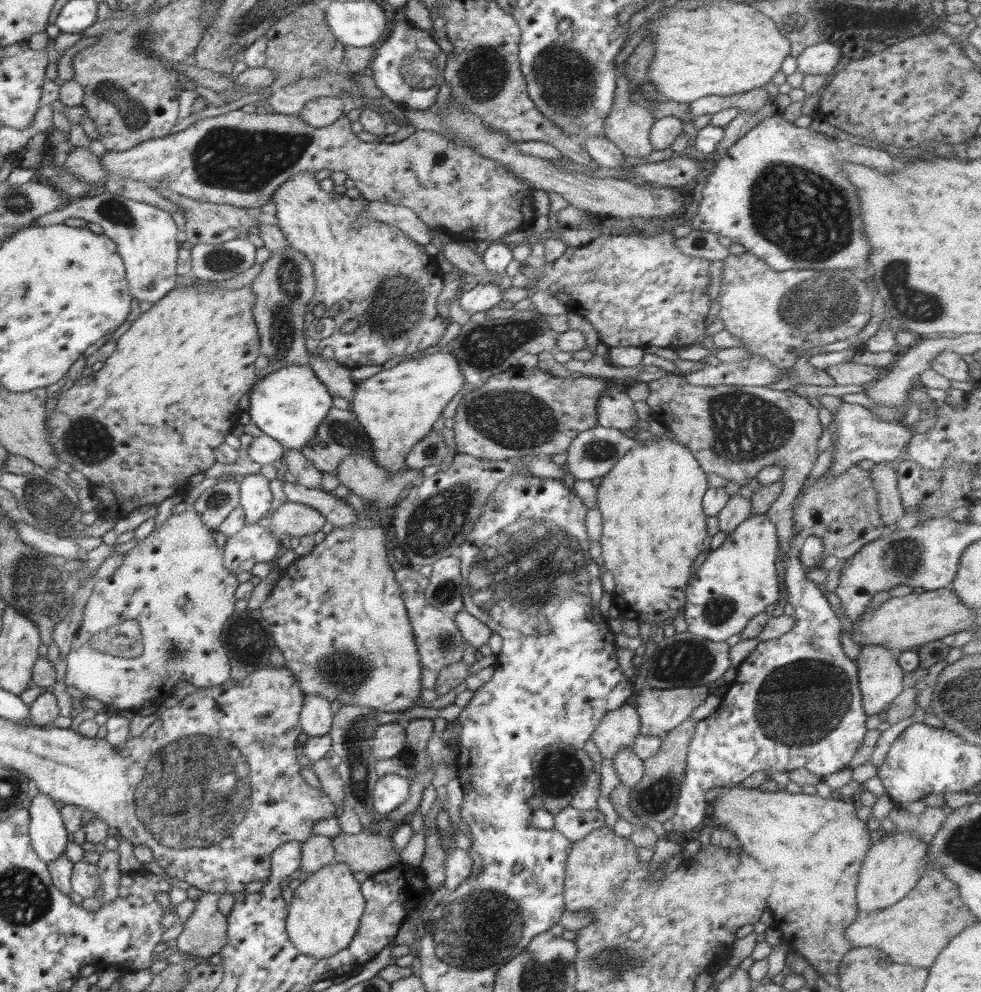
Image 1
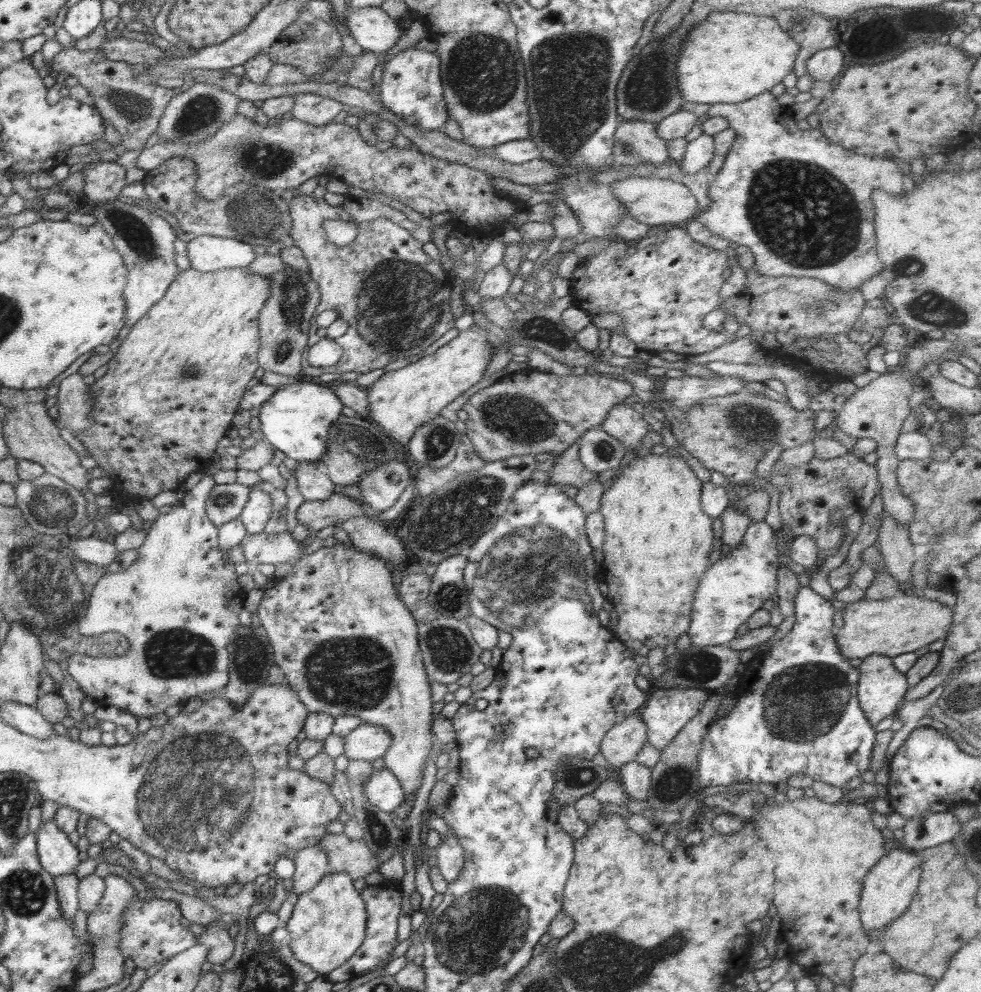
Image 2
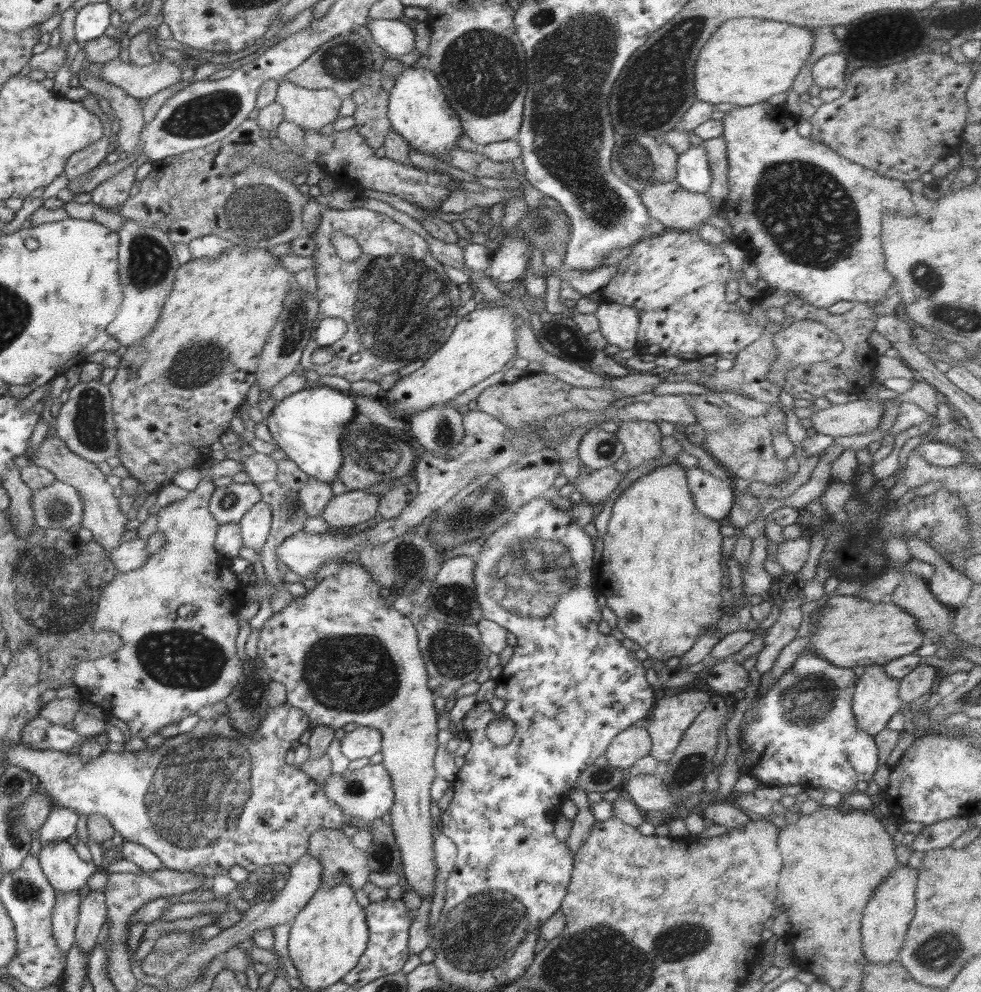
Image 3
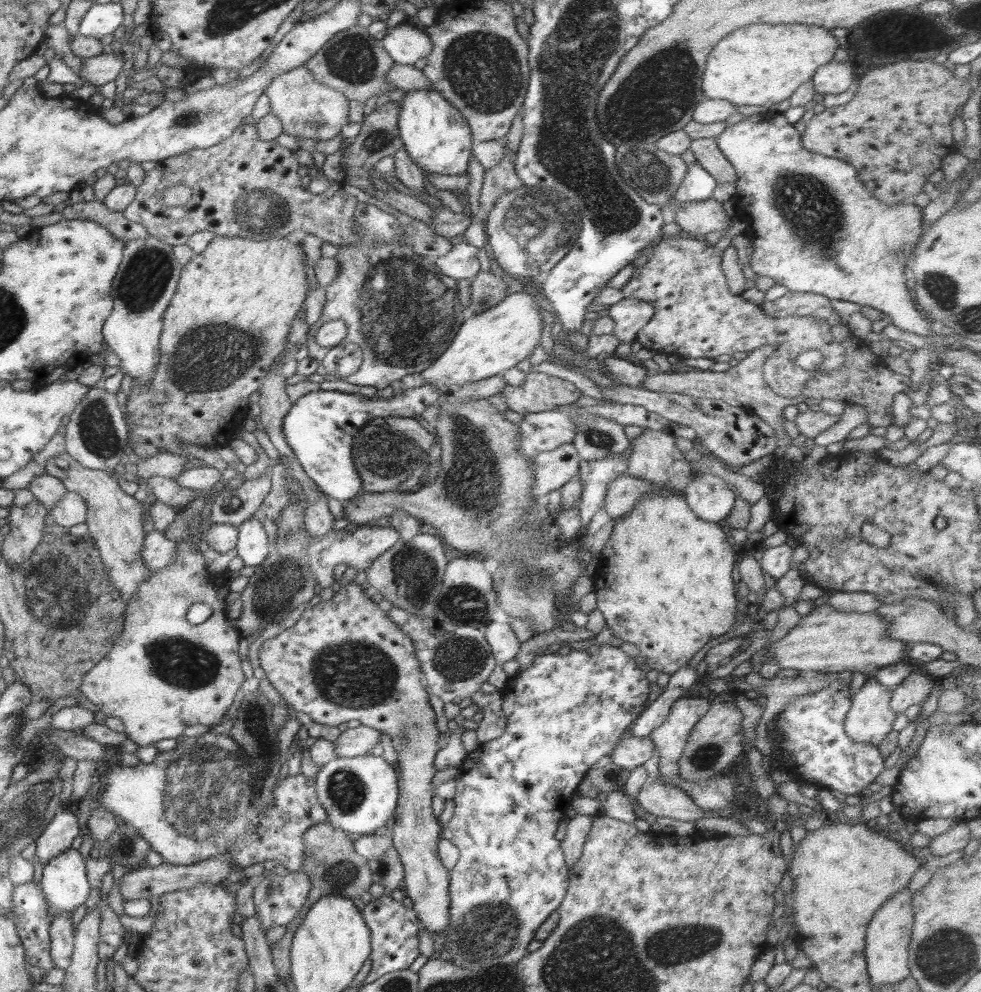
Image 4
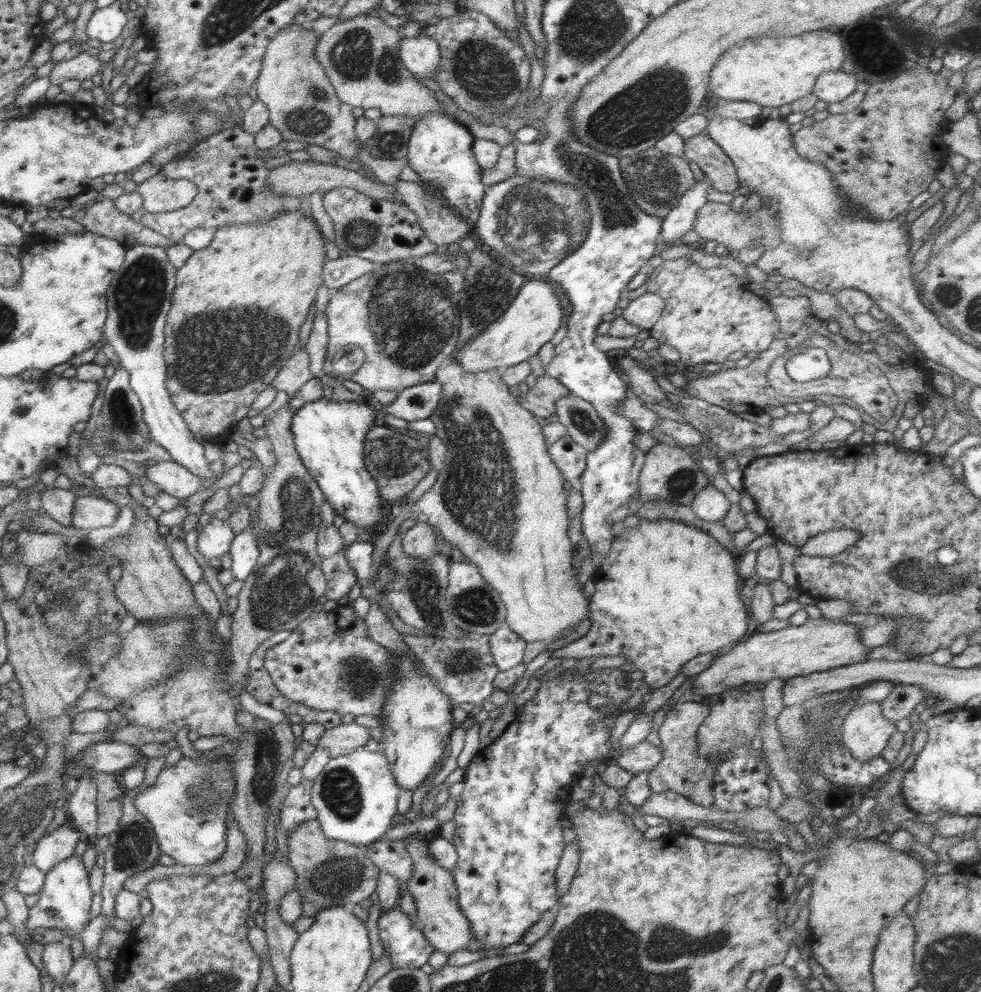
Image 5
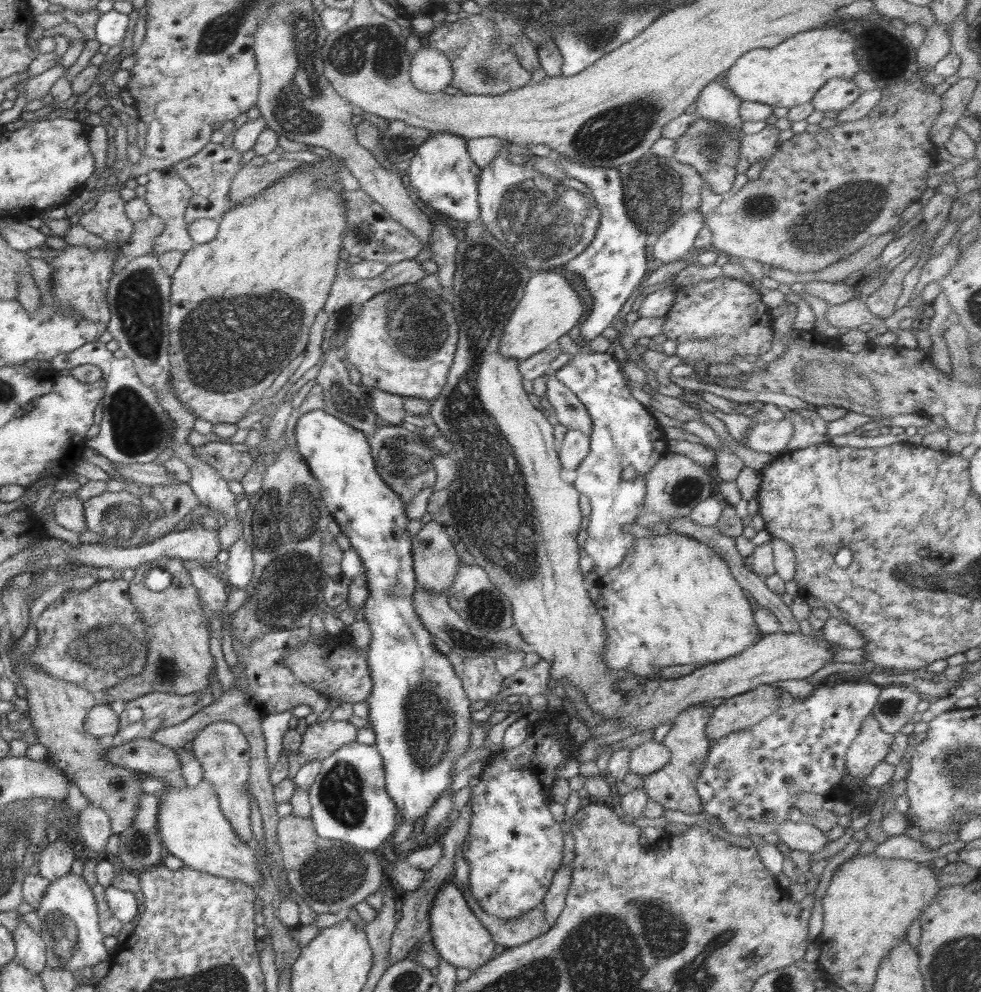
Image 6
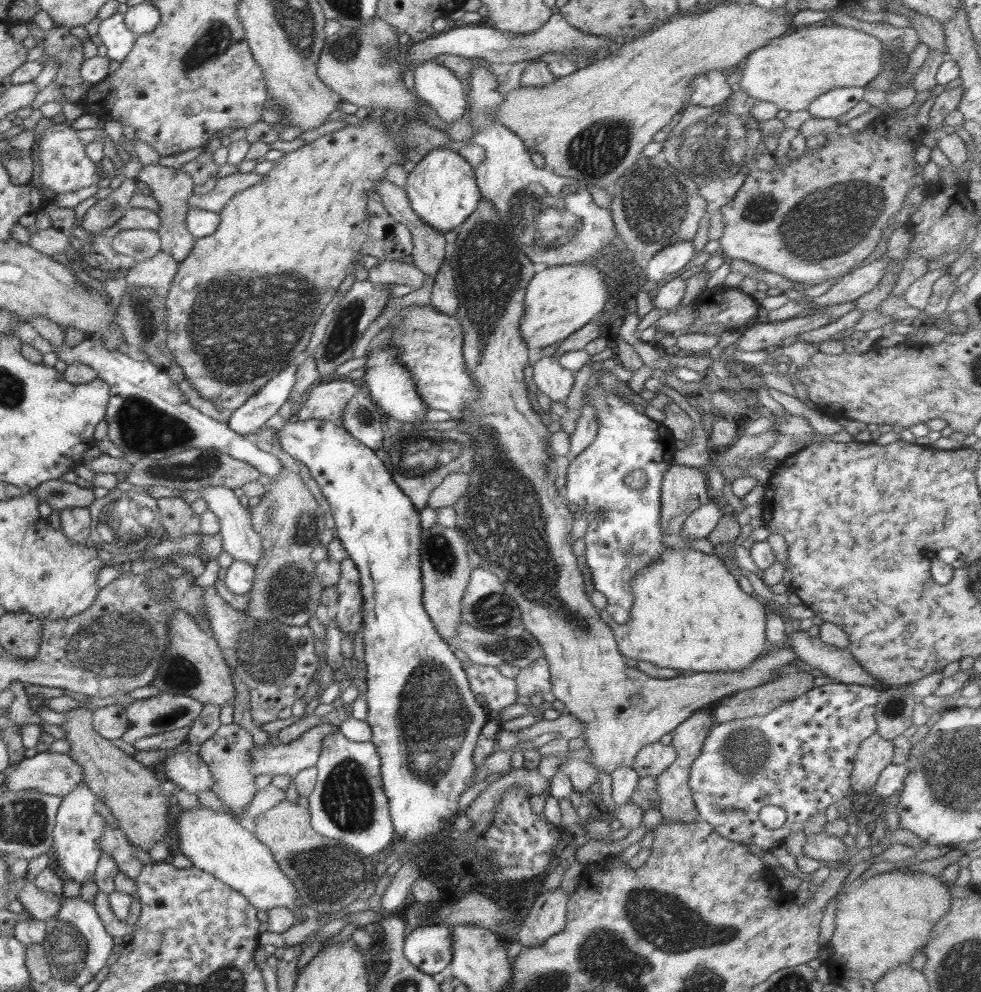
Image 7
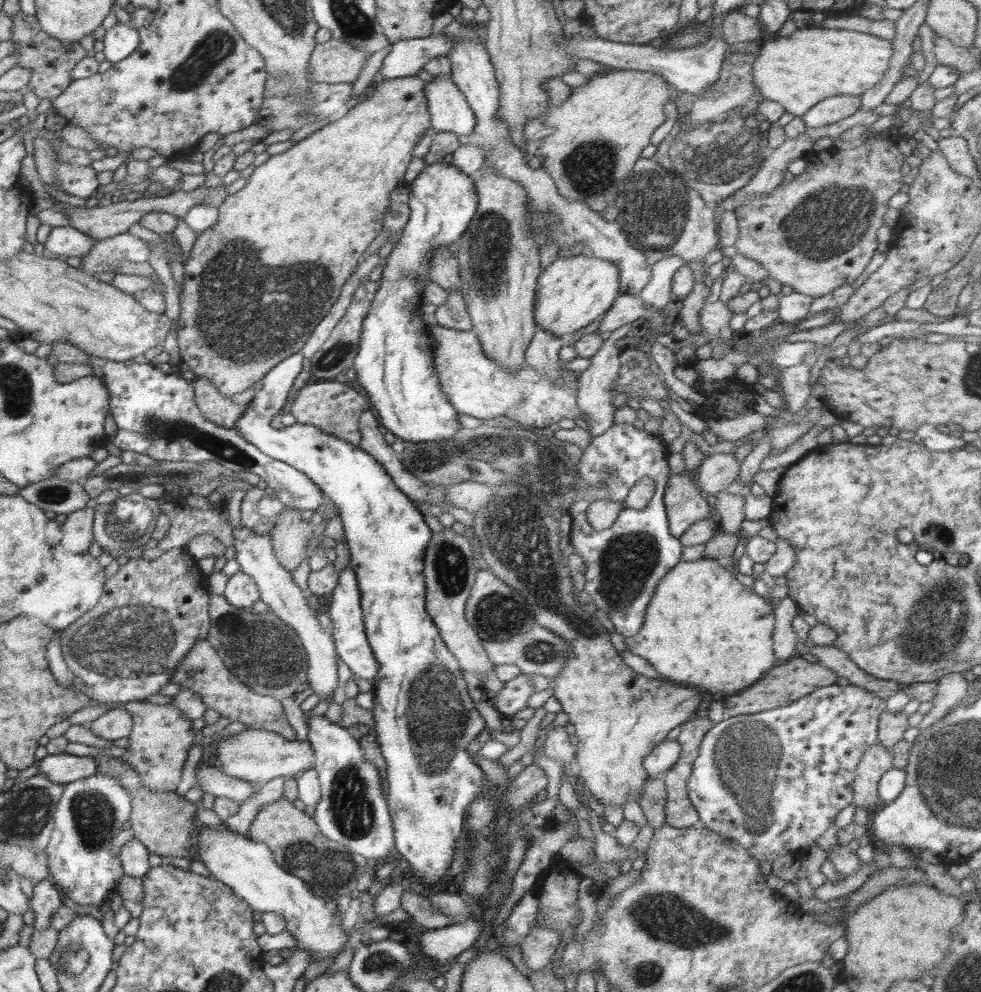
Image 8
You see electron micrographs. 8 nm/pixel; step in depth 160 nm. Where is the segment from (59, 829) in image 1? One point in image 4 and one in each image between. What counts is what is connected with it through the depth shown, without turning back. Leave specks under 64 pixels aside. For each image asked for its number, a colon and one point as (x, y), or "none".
2: (57, 855)
3: (65, 870)
4: (65, 885)

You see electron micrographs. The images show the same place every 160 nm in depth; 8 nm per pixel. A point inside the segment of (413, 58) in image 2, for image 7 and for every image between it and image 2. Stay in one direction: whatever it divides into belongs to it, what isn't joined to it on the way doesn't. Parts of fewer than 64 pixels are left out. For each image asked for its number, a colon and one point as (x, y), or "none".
3: (418, 110)
4: (437, 137)
5: (440, 150)
6: (442, 173)
7: (442, 189)

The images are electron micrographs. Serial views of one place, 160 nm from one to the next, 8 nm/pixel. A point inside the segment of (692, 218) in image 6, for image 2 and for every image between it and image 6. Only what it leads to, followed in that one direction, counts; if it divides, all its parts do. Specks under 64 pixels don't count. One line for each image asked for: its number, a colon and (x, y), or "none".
2: (699, 152)
3: (693, 173)
4: (698, 184)
5: (679, 219)

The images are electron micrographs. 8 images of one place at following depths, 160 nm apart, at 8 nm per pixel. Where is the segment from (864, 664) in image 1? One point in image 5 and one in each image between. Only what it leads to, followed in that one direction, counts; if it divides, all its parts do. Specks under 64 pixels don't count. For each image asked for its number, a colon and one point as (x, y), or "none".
2: (881, 687)
3: (876, 699)
4: (870, 718)
5: (866, 731)

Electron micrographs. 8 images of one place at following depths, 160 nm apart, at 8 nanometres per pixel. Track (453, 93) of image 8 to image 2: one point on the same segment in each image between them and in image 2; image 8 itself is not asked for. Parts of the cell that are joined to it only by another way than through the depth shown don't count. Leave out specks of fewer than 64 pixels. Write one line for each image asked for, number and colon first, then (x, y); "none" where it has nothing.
2: (371, 27)
3: (396, 37)
4: (406, 44)
5: (420, 55)
6: (430, 71)
7: (436, 85)

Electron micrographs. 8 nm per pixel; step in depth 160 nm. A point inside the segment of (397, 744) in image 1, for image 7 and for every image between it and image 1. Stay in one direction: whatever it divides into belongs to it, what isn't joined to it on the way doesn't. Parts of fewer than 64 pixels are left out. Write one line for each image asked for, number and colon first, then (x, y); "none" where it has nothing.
2: (368, 742)
3: (363, 742)
4: (354, 742)
5: (343, 739)
6: (320, 740)
7: (278, 759)

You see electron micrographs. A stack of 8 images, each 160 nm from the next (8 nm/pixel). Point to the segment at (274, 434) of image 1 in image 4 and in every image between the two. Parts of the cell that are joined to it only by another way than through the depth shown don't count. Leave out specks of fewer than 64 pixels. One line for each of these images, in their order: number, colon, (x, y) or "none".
2: (295, 420)
3: (307, 425)
4: (320, 426)

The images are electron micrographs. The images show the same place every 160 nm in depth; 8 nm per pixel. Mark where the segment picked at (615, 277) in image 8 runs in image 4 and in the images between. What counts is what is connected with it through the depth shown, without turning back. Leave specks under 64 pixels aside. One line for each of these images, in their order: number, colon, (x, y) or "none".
4: (488, 344)
5: (535, 315)
6: (549, 308)
7: (562, 299)

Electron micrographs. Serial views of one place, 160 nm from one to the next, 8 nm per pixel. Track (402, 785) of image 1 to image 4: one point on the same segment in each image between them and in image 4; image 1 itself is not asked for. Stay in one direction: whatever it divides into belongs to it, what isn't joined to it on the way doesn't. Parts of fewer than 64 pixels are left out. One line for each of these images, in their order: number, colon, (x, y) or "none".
2: (382, 790)
3: (366, 794)
4: (360, 794)

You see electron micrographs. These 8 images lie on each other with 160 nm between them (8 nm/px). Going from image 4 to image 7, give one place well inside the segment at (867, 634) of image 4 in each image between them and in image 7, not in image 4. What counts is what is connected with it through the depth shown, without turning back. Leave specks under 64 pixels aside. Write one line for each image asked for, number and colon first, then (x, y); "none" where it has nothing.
5: (819, 645)
6: (511, 509)
7: (511, 512)

